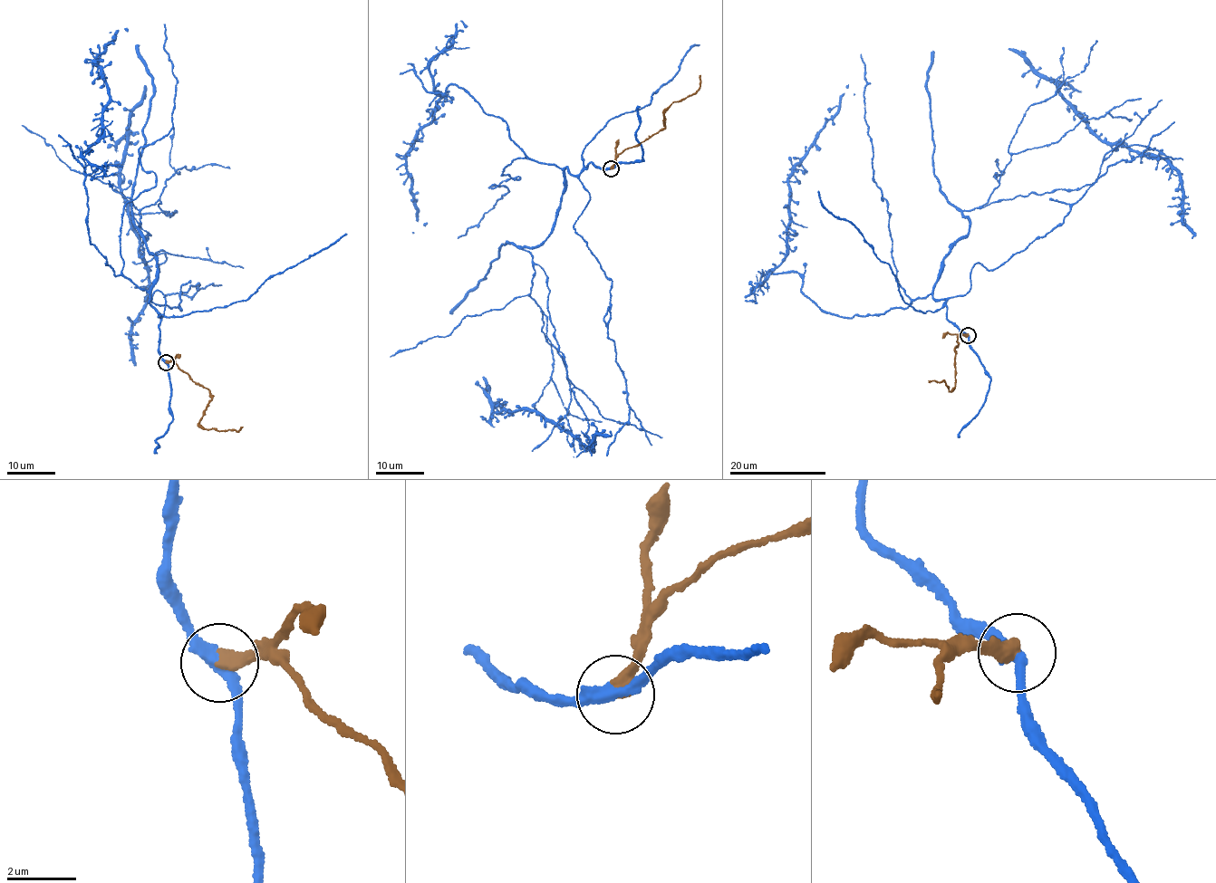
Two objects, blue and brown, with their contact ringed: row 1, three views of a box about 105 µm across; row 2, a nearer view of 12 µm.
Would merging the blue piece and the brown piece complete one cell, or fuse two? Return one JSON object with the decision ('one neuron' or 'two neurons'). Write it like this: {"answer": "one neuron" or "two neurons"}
{"answer": "two neurons"}

